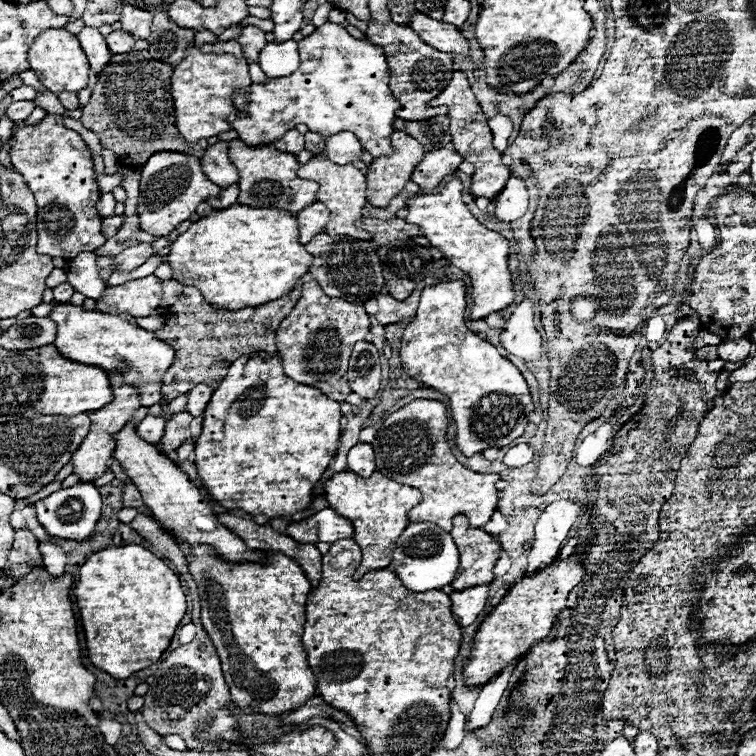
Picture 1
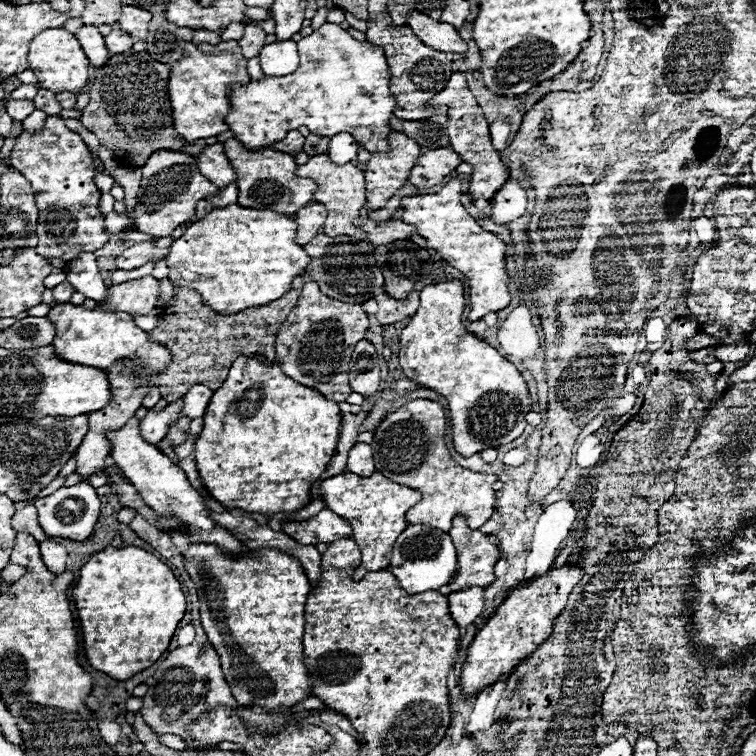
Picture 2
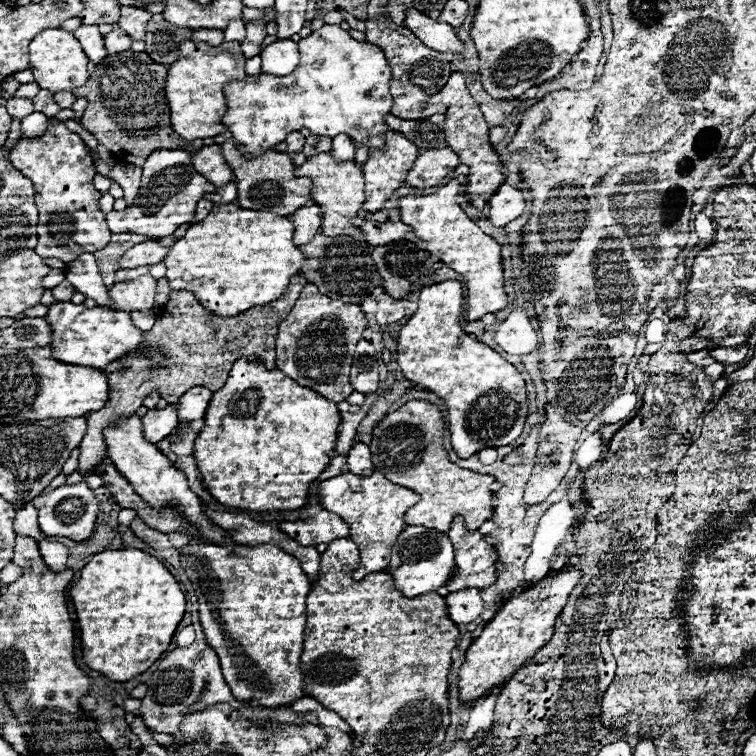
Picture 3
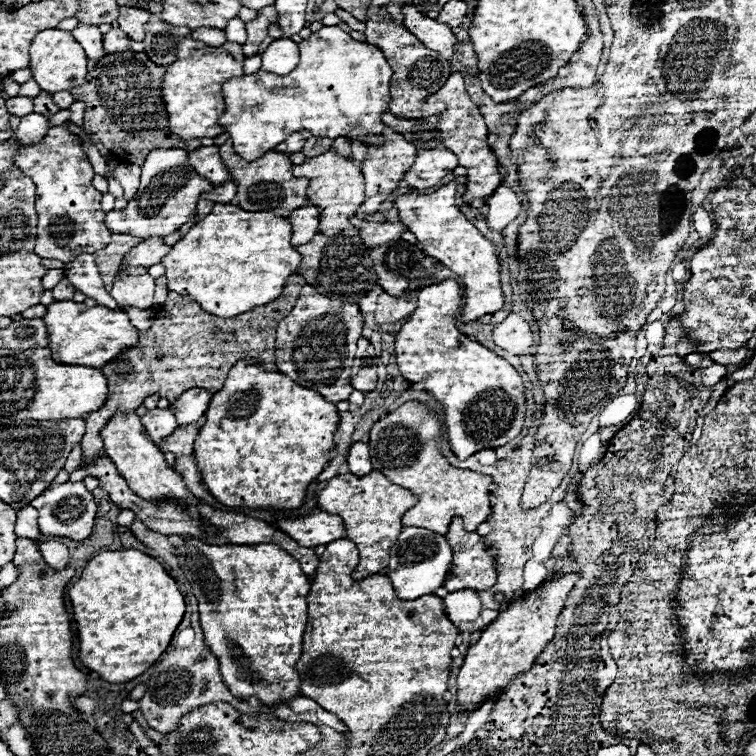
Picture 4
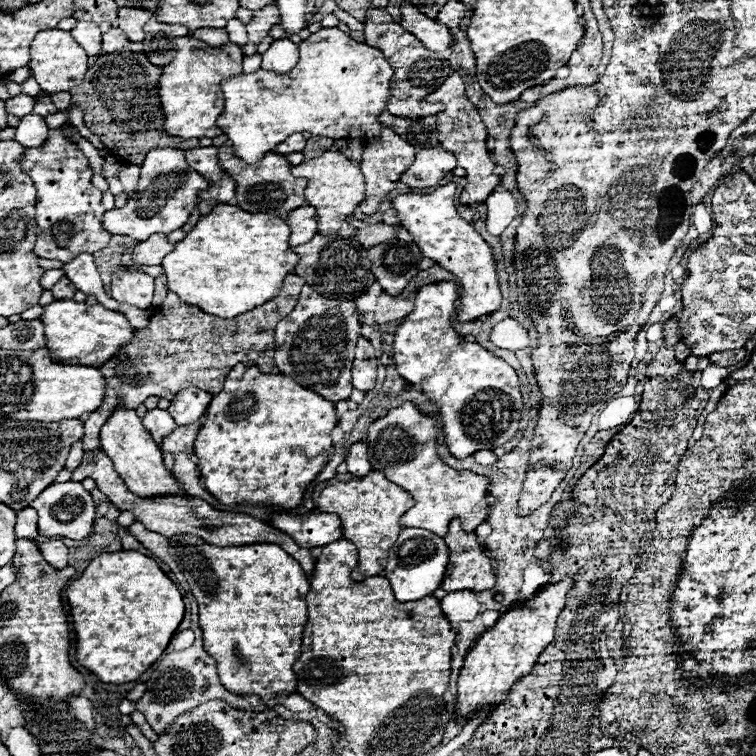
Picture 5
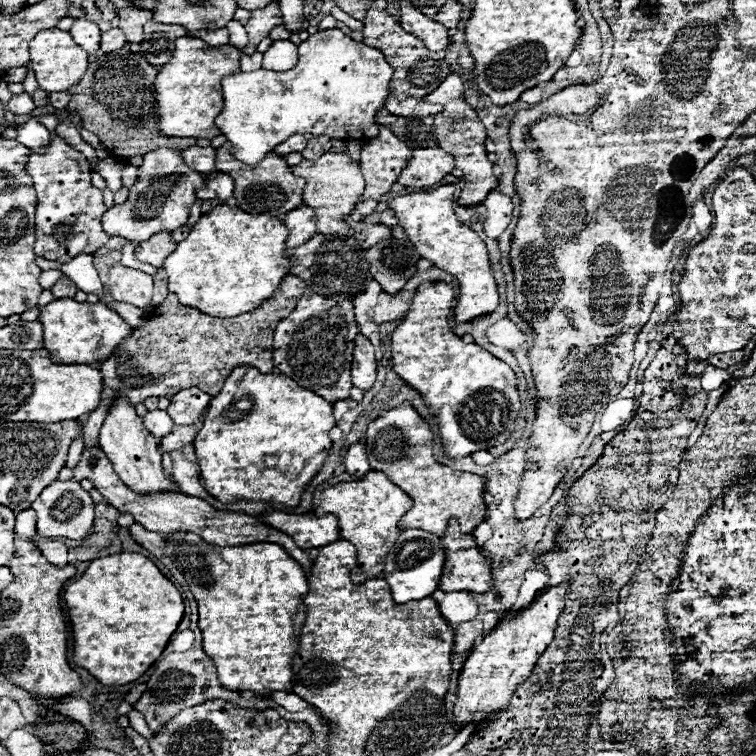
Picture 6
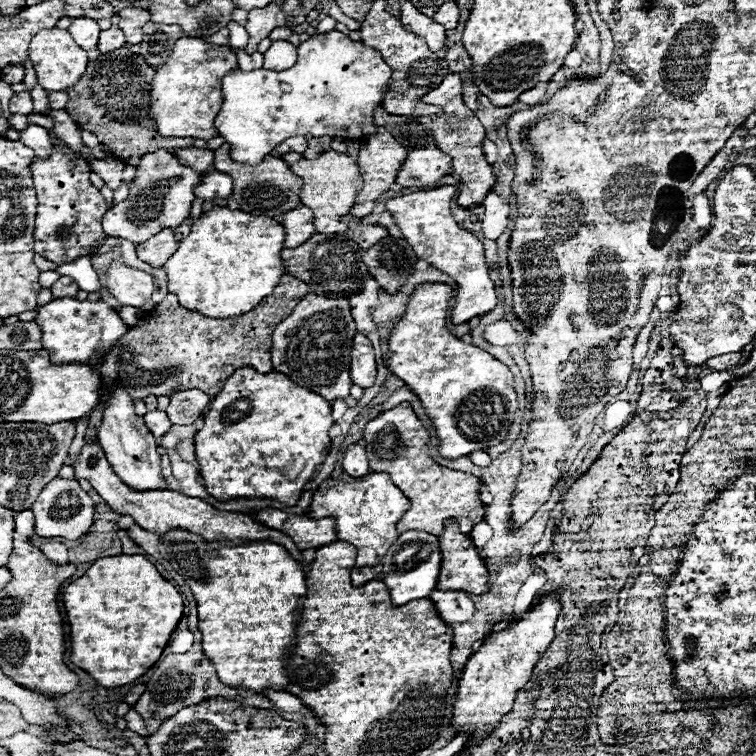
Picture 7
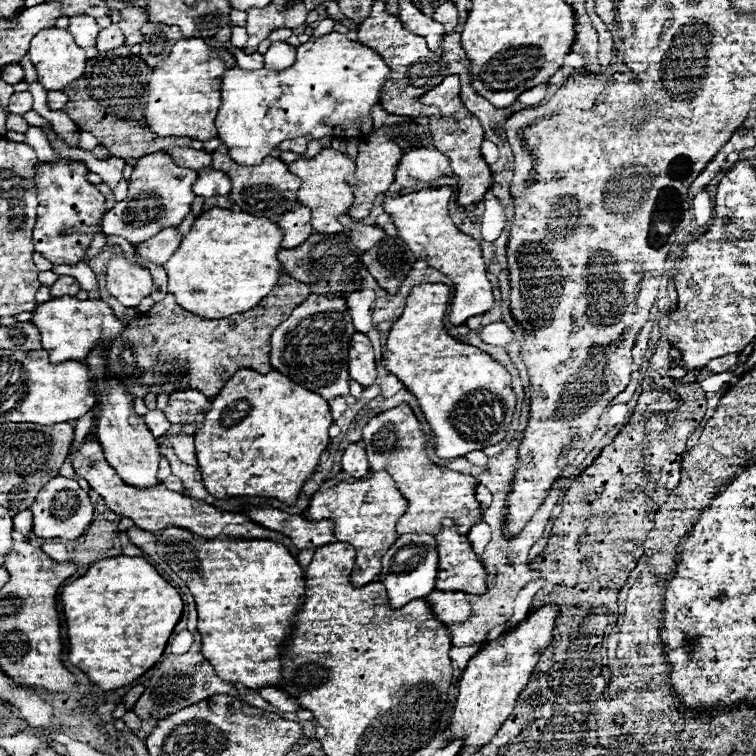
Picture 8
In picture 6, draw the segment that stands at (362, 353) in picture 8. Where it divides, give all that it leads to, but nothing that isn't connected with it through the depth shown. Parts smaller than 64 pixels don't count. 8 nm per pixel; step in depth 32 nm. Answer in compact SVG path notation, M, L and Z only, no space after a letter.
M358 334L356 348L354 348L354 360L352 360L352 382L360 390L370 390L376 380L376 358L374 358L374 346L368 338Z

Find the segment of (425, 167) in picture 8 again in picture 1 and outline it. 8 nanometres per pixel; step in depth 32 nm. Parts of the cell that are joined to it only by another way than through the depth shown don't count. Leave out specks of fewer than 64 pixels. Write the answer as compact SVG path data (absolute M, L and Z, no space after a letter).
M432 150L424 154L424 160L412 172L412 182L420 188L436 188L448 174L454 174L462 164L462 156L456 150Z

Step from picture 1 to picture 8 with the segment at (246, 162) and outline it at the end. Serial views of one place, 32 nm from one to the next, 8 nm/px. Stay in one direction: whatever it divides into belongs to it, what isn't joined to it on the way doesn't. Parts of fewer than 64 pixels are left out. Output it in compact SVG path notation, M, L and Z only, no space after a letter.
M222 144L212 154L212 168L220 170L232 178L230 200L234 200L234 204L242 212L248 212L252 216L274 218L274 216L280 216L284 212L290 212L298 204L296 192L298 192L298 186L302 182L300 182L300 178L294 178L294 174L288 172L288 166L280 158L266 156L260 166L240 166L228 156L228 146Z

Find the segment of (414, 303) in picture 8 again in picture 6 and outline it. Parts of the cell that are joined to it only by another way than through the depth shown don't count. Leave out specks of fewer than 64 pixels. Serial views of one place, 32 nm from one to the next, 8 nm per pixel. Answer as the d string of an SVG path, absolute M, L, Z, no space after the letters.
M448 282L422 284L410 312L392 332L392 368L418 390L440 428L442 446L450 458L464 458L478 450L504 444L520 412L520 394L514 370L478 344L466 344L448 326L454 316L456 290Z

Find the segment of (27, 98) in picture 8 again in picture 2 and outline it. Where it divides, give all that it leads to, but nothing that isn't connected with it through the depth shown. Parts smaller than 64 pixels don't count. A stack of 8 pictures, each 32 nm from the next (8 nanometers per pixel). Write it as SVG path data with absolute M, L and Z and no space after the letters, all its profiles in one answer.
M10 100L6 104L6 112L10 114L12 120L24 120L34 112L34 102L32 100Z

